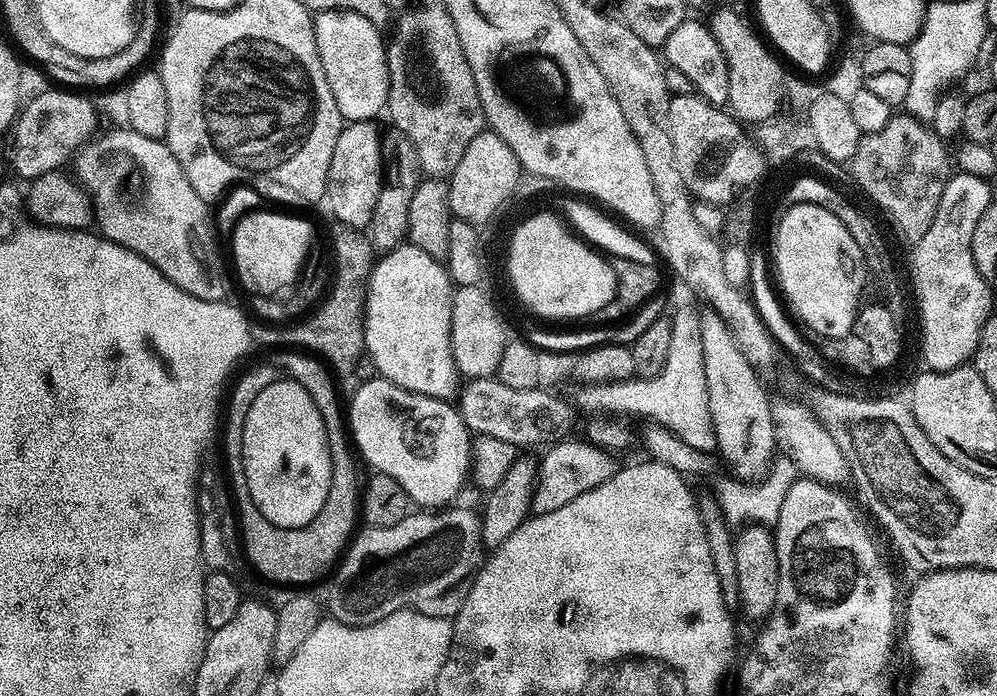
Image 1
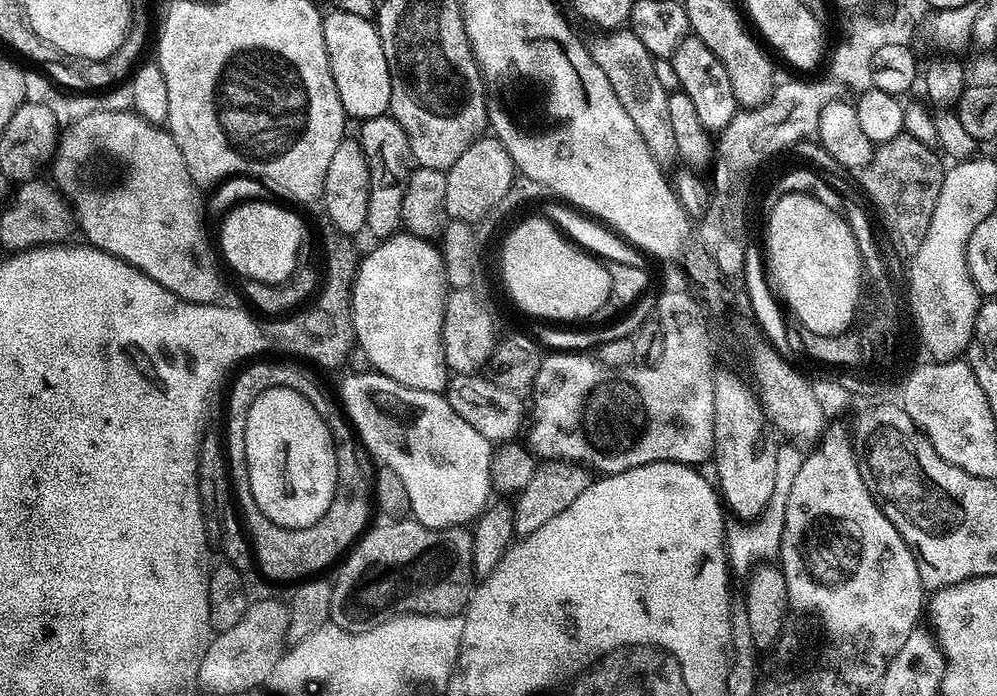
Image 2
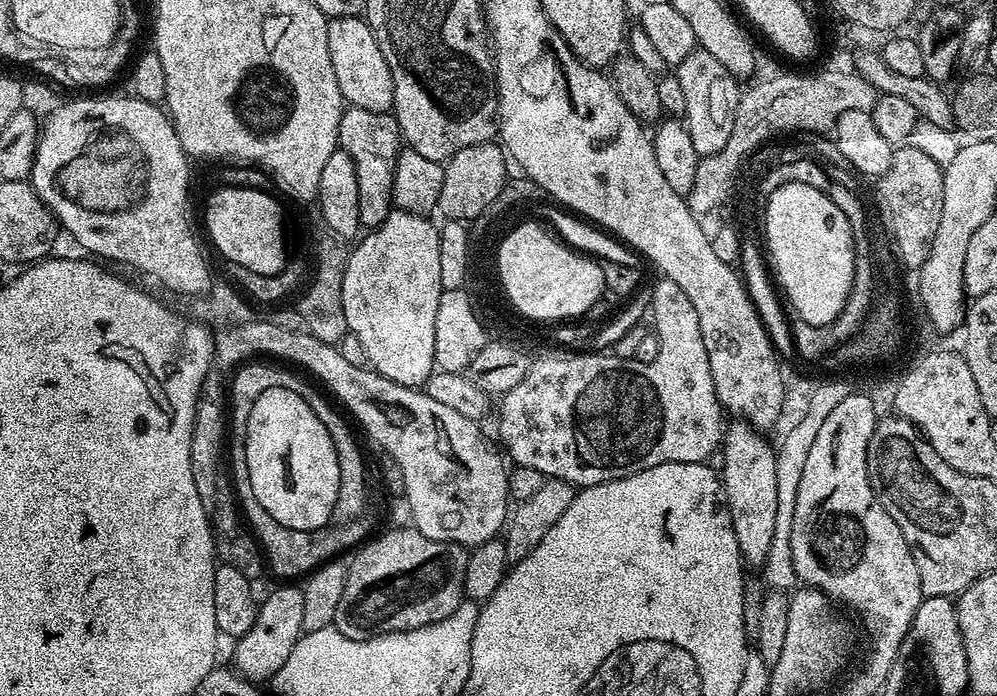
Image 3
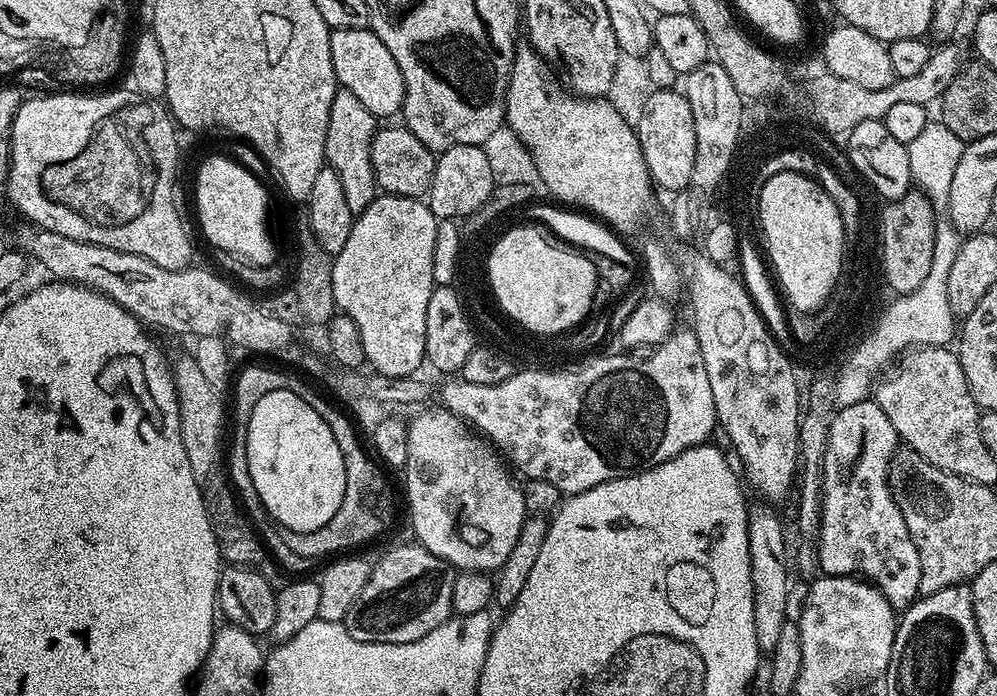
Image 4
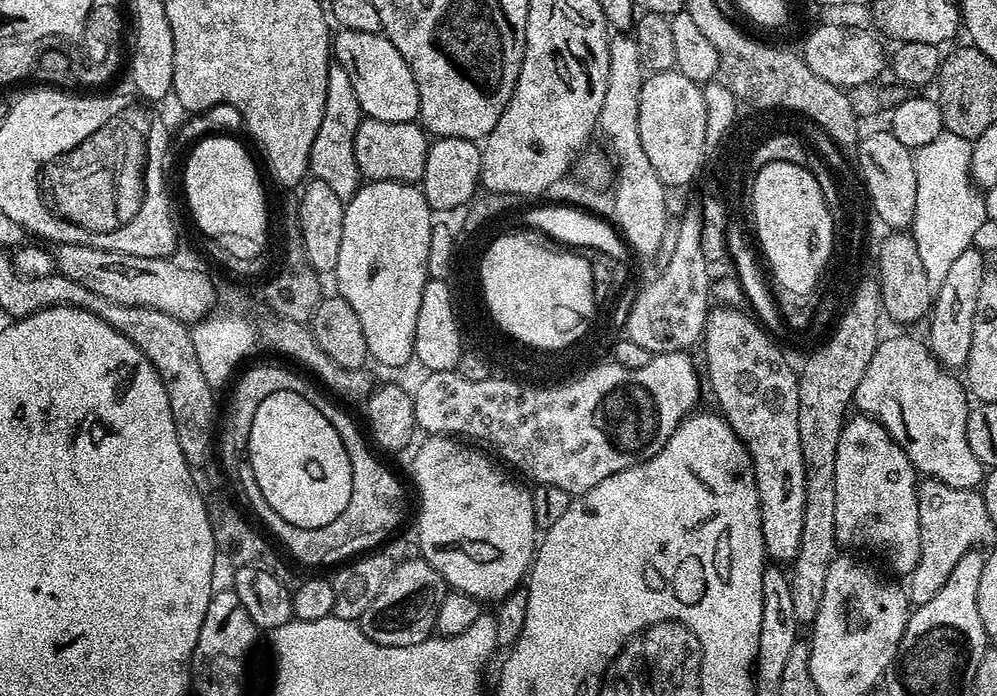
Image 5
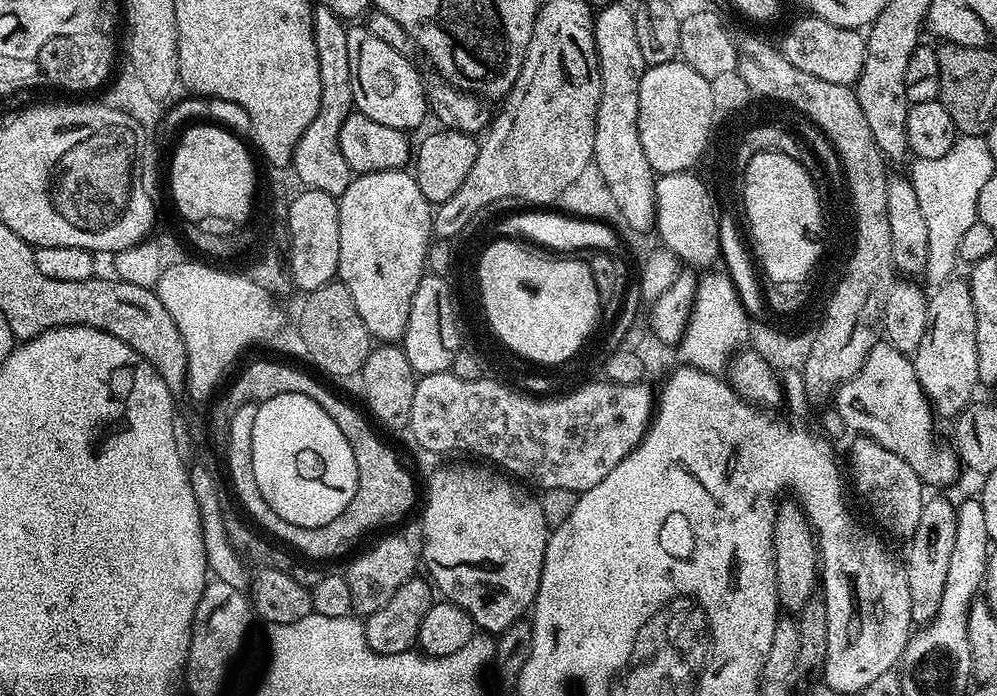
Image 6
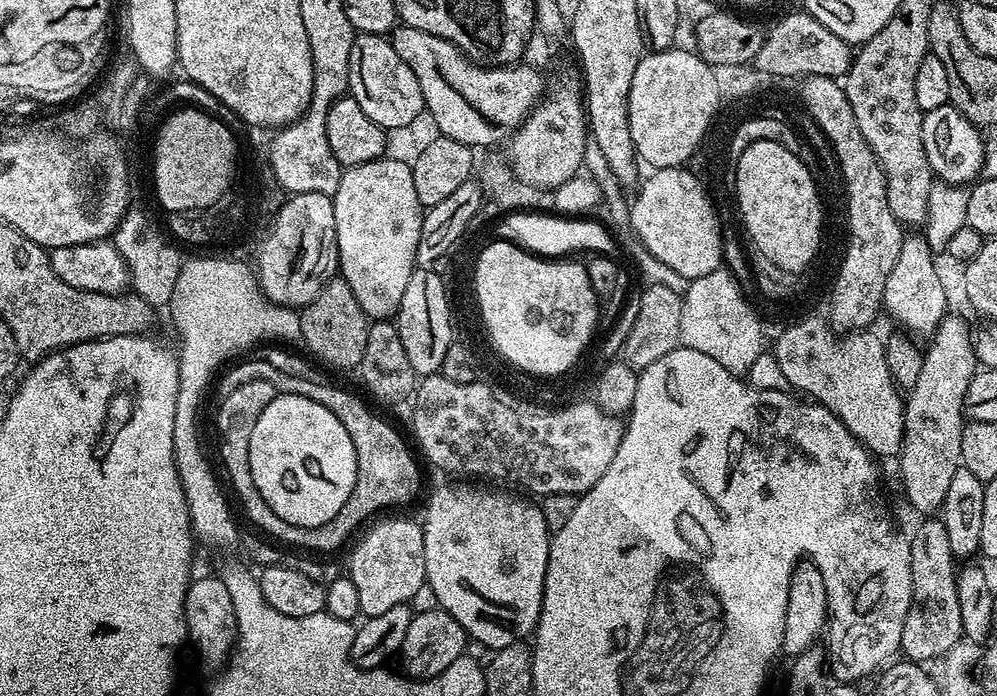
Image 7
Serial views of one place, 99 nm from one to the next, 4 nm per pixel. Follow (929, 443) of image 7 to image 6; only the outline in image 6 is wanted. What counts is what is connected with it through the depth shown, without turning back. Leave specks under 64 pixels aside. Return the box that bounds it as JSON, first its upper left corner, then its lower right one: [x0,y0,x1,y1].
[914,279,981,417]

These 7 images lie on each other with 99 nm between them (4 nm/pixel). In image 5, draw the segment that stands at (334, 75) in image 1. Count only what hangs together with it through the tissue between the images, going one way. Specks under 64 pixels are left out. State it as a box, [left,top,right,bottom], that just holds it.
[331,28,420,122]

